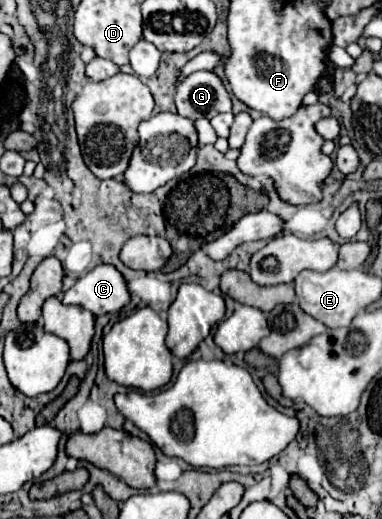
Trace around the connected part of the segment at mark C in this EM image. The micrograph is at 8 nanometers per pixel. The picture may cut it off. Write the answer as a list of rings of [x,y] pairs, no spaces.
[[[96,265],[64,293],[64,305],[80,305],[92,315],[120,311],[130,301],[126,281],[114,265]]]

